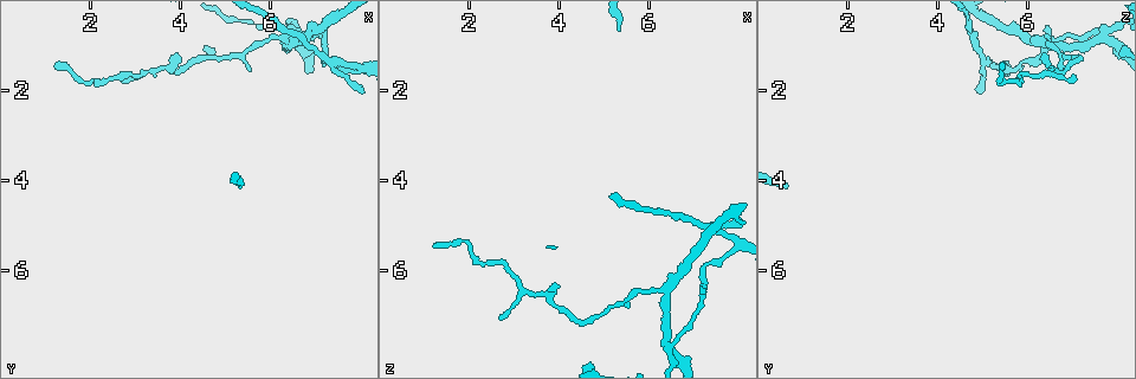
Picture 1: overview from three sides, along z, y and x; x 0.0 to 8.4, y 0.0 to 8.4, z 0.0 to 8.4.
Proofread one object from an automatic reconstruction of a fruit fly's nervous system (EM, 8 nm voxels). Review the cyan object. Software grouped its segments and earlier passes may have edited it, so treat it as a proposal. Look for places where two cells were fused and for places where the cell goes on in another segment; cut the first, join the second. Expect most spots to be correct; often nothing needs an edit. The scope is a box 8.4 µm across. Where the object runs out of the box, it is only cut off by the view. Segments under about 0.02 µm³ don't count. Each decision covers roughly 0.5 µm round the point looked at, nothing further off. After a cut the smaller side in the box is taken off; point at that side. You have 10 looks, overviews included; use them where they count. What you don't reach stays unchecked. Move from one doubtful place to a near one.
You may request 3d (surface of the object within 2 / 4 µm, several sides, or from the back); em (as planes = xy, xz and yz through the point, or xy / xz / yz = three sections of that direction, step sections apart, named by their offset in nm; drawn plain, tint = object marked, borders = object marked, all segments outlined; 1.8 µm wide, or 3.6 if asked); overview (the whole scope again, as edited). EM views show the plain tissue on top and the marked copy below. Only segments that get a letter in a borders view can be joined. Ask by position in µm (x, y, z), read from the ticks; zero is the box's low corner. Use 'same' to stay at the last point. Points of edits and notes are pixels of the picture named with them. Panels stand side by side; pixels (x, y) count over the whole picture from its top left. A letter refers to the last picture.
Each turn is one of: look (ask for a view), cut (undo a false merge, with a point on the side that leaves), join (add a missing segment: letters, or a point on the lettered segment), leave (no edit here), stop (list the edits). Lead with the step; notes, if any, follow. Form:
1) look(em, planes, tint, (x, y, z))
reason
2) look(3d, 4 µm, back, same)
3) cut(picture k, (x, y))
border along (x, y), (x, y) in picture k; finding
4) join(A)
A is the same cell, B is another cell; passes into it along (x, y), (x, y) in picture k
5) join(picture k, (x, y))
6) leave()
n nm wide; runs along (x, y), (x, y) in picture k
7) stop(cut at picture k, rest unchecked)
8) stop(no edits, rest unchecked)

look(3d, 4 µm, (7.95, 1.60, 5.50))
sharp bend

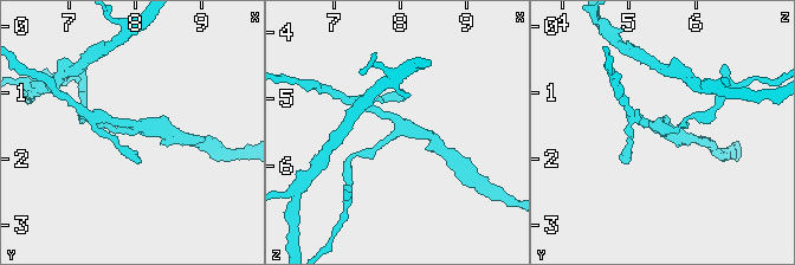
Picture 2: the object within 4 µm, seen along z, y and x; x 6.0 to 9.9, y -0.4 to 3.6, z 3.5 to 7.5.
look(em, planes, borders, (7.95, 1.60, 5.45))

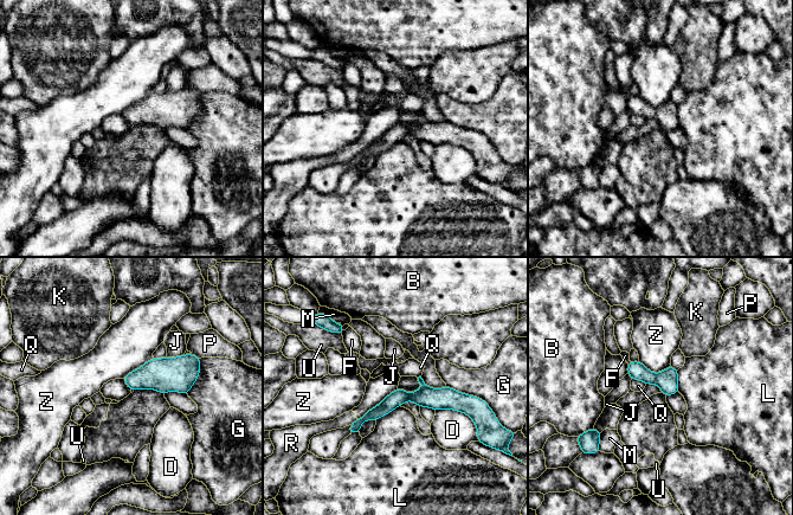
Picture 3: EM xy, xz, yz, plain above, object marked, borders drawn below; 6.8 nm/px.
leave()
B, D, F, G, J, K, L, M, P, Q, R, U and Z are other cells; runs along (465, 403), (398, 397), (352, 430) in picture 3; one cell here

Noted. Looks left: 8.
look(3d, 2 µm, (6.40, 0.80, 7.65))
calibre changes

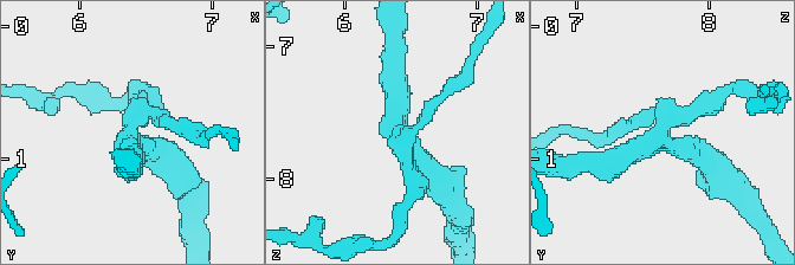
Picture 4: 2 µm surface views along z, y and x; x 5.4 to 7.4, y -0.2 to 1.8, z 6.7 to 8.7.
look(em, planes, borders, (6.40, 0.80, 7.64))
4 arms; now the EM

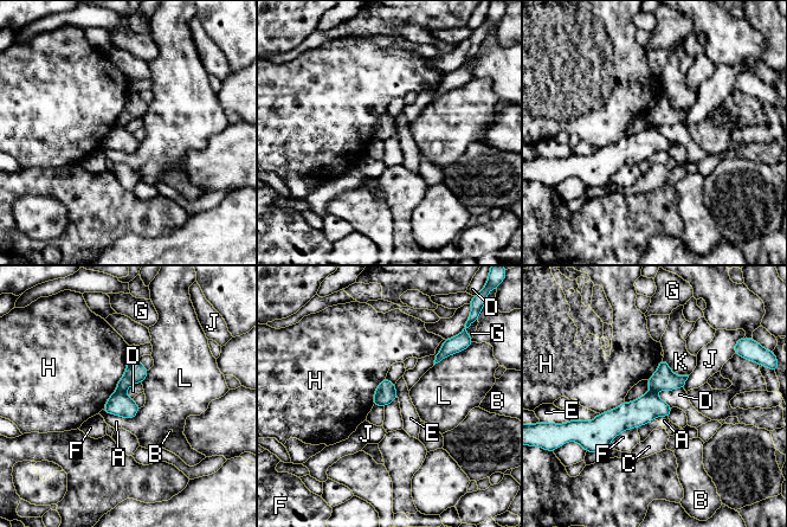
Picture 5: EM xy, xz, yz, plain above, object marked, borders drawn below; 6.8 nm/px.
cut(picture 5, (135, 373))
140 nm wide; A, B, C, D, E, F, G, H, J, K and L are other cells; border along (116, 389), (124, 392) in picture 5; two cells meet here

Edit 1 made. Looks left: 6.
look(3d, 2 µm, (4.00, 1.25, 6.35))
branch stops here

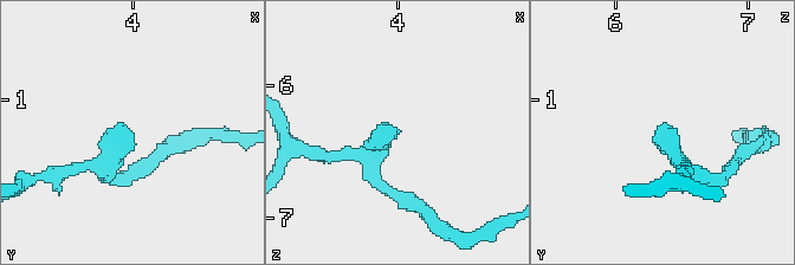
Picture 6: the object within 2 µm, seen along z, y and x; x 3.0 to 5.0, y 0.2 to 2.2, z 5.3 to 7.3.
look(em, planes, borders, (4.02, 1.28, 6.34))
now the EM

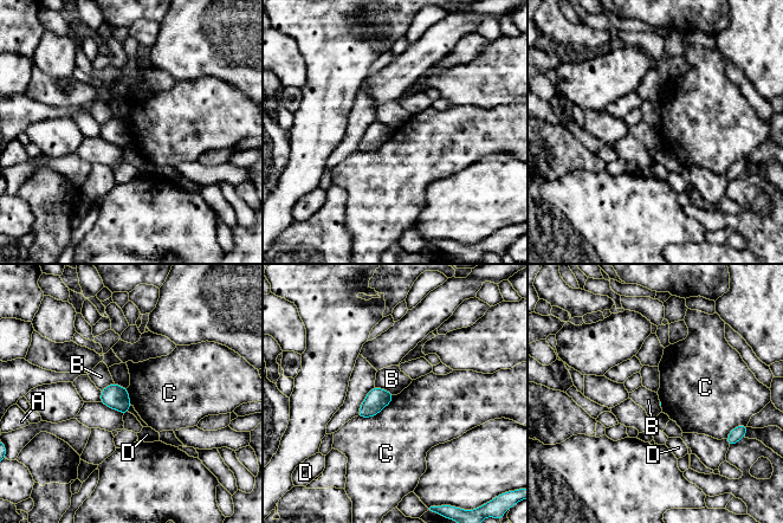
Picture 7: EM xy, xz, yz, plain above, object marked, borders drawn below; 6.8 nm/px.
leave()
A, B, C and D are other cells; border along (394, 395), (376, 414), (357, 417) in picture 7; none of them fits

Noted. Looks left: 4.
look(em, planes, borders, (1.20, 1.55, 5.40))
free end

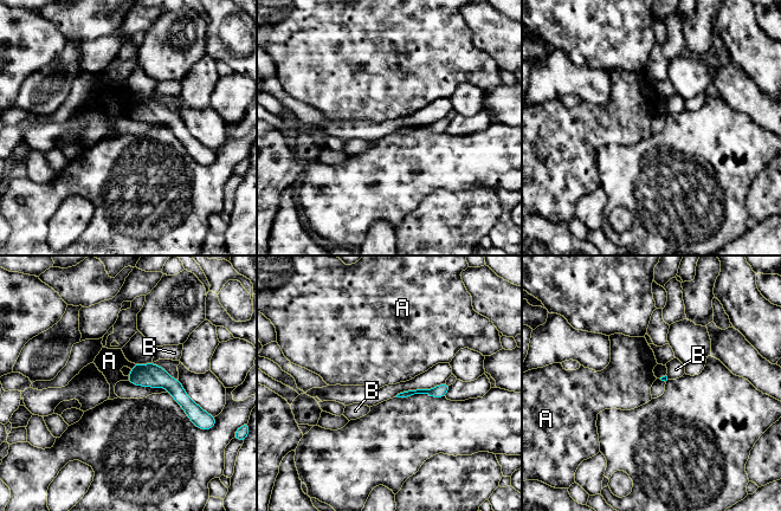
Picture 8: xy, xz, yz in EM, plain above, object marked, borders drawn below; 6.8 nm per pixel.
leave()
A and B are other cells; border along (134, 363), (131, 369) in picture 8; none of them fits

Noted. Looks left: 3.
stop(cut at picture 5, rest unchecked)

